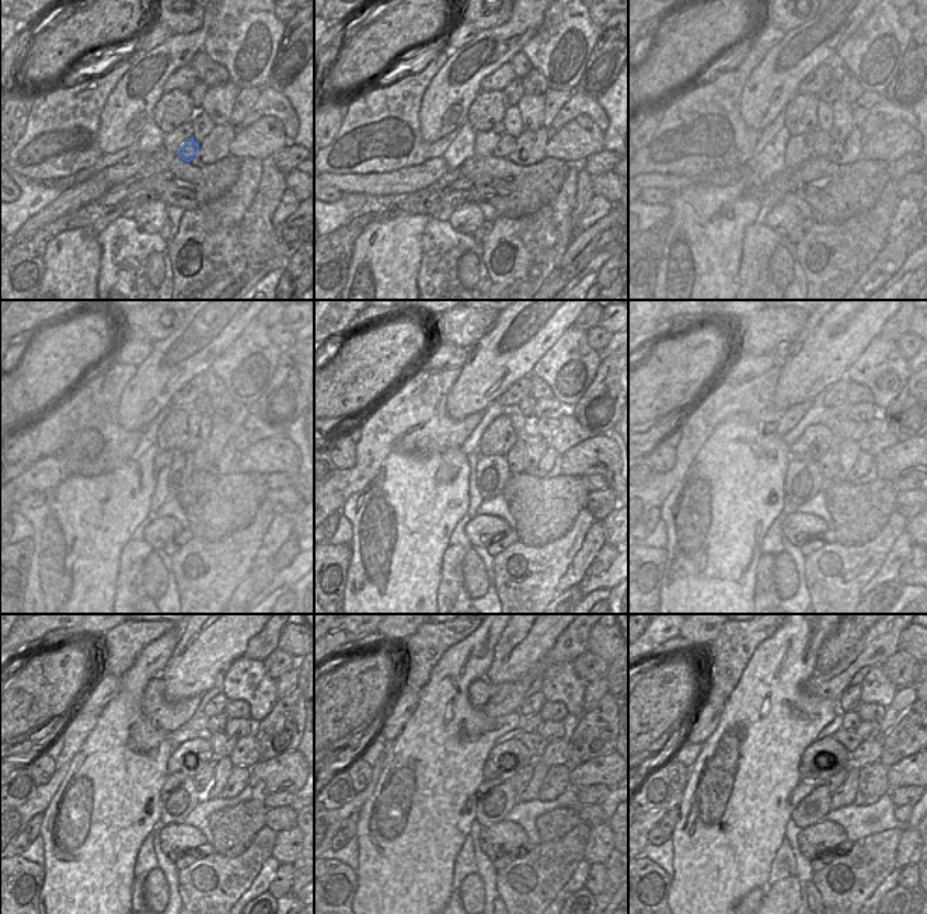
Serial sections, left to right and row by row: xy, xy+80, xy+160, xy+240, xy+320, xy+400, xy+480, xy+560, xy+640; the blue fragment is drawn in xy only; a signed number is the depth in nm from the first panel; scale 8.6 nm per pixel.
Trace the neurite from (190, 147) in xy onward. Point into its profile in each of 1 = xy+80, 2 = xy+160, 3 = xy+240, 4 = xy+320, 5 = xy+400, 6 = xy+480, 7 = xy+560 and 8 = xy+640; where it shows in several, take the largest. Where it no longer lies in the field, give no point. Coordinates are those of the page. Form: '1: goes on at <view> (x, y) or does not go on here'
1: goes on at xy+80 (505, 146)
2: goes on at xy+160 (822, 143)
3: goes on at xy+240 (201, 456)
4: goes on at xy+320 (515, 459)
5: goes on at xy+400 (829, 463)
6: goes on at xy+480 (202, 781)
7: goes on at xy+560 (519, 780)
8: goes on at xy+640 (833, 782)

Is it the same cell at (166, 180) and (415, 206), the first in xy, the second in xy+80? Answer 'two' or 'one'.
one

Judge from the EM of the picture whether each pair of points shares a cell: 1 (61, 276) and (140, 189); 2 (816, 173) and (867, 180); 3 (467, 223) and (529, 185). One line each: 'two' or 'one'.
1: two
2: one
3: two

